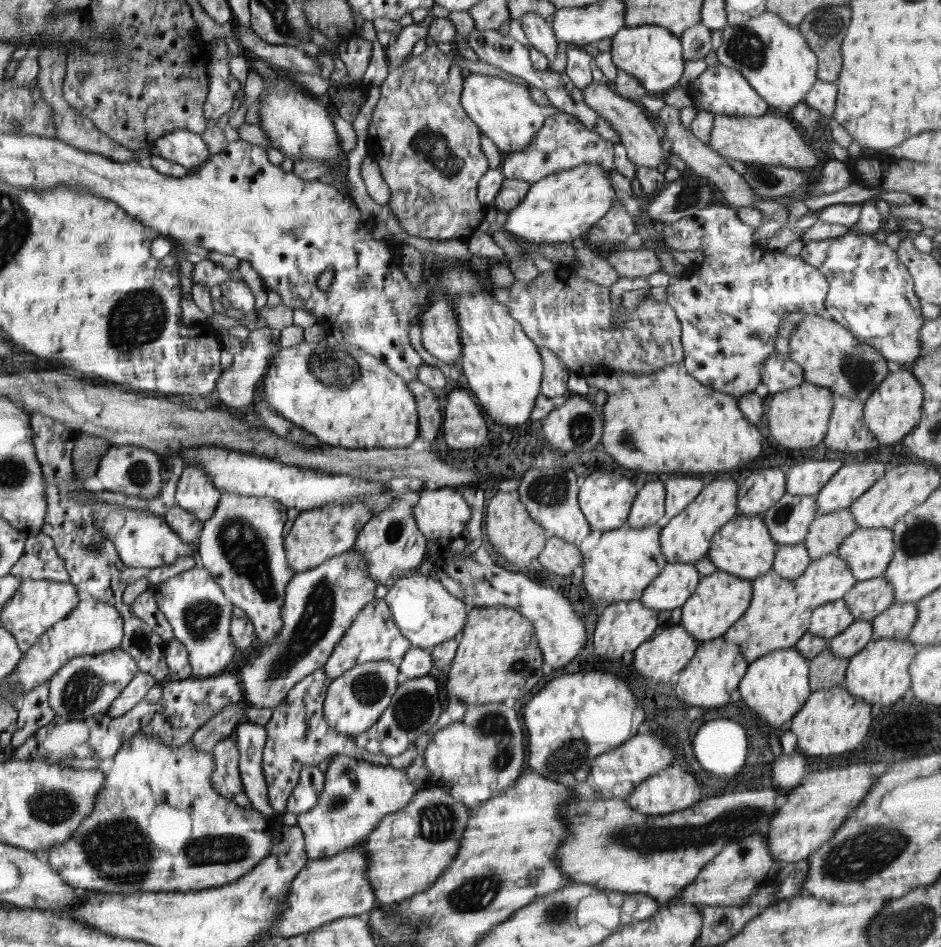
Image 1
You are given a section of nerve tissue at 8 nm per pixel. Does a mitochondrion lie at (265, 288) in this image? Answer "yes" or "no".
no

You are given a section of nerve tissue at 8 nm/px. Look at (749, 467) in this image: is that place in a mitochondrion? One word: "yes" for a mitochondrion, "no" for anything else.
no

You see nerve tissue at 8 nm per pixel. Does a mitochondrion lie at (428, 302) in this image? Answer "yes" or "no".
no

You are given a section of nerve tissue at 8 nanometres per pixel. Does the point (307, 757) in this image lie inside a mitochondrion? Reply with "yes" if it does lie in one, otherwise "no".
no

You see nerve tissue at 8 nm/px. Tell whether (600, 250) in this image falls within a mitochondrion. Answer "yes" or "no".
no

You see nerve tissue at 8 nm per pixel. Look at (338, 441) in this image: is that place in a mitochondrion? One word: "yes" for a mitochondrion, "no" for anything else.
no

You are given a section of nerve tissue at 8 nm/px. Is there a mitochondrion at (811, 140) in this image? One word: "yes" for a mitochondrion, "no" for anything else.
no

